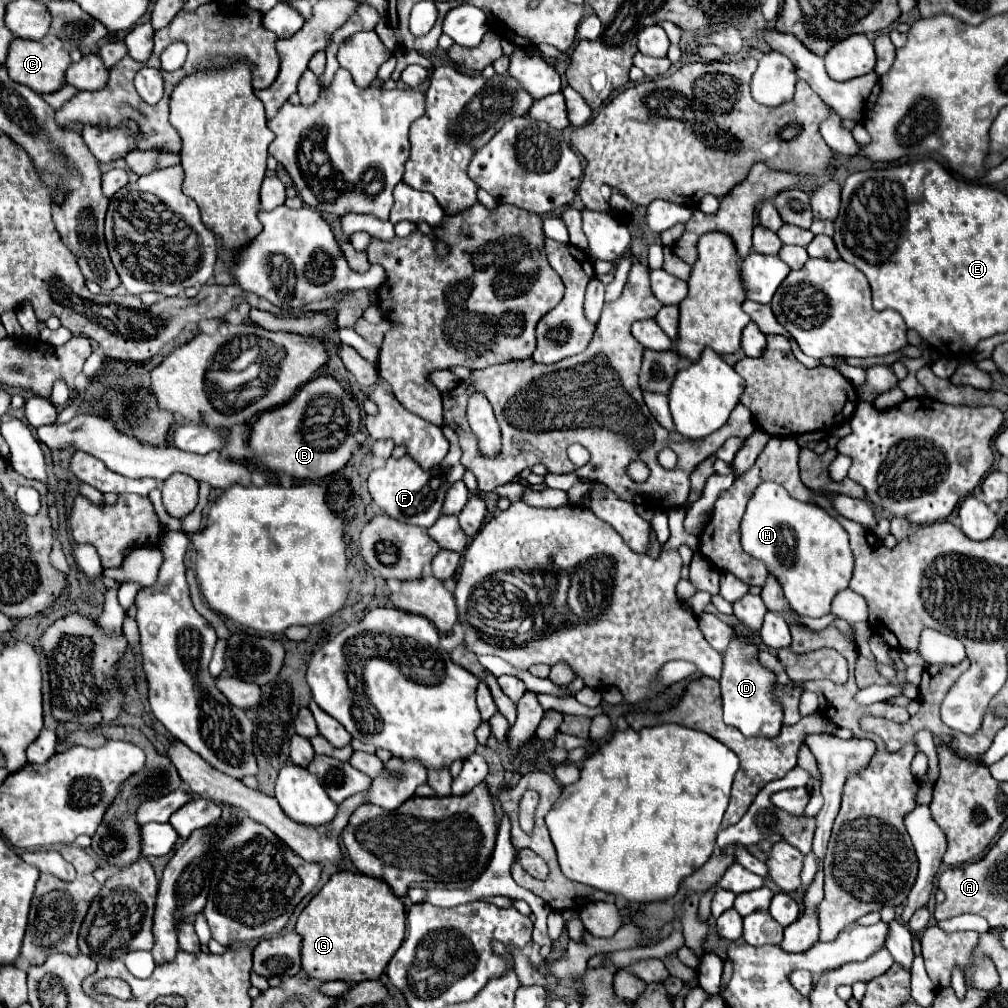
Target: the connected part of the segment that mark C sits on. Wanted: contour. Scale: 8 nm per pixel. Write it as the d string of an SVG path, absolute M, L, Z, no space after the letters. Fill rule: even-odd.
M47 35L43 41L13 39L9 45L9 55L7 55L5 65L13 81L27 85L35 93L53 93L65 85L65 71L71 65L71 57L63 49L61 41L53 35Z

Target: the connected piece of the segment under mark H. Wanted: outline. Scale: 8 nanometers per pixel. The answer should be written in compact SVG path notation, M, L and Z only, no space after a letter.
M773 481L761 483L747 503L747 511L741 521L741 547L745 549L745 553L765 563L767 571L781 583L791 609L801 617L827 615L833 597L841 589L847 589L853 573L853 553L849 549L845 529L821 507L793 499L781 485Z

